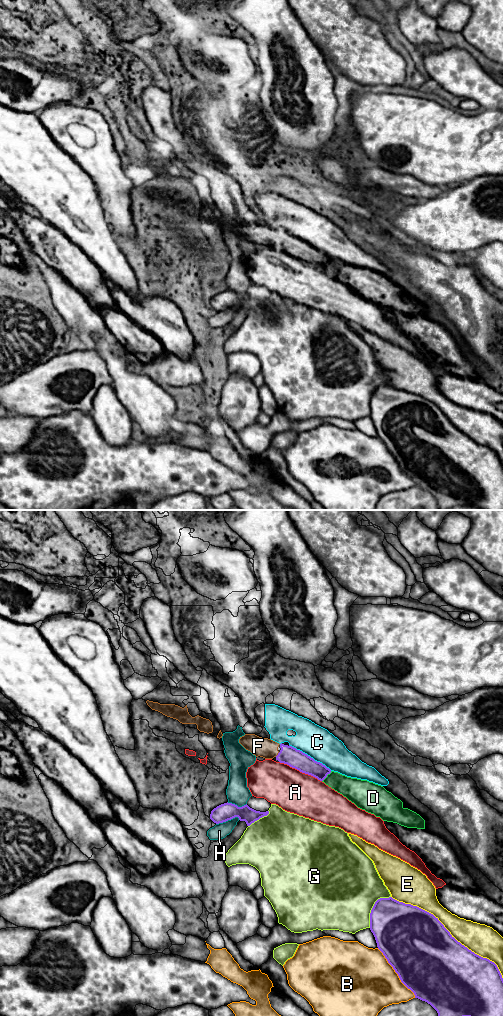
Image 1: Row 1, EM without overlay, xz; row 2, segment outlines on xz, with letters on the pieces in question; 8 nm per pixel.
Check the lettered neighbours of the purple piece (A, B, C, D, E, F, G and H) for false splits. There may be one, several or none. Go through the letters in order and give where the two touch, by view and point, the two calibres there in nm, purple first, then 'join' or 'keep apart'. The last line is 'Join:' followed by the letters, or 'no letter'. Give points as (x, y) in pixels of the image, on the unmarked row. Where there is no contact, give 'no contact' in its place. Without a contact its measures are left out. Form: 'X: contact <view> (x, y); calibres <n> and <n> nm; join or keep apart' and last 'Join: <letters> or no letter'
A: contact xz (300, 259); calibres 150 and 340 nm; keep apart
B: contact xz (396, 460); calibres 500 and 480 nm; keep apart
C: contact xz (309, 244); calibres 150 and 260 nm; keep apart
D: contact xz (326, 264); calibres 140 and 180 nm; keep apart
E: contact xz (449, 421); calibres 500 and 240 nm; keep apart
F: contact xz (278, 242); calibres 150 and 160 nm; join
G: contact xz (373, 395); calibres 400 and 480 nm; keep apart
H: contact xz (227, 308); calibres 140 and 120 nm; keep apart
Join: F

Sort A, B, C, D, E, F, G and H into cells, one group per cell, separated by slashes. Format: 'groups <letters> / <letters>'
groups A / B / C / D / E / F / G / H

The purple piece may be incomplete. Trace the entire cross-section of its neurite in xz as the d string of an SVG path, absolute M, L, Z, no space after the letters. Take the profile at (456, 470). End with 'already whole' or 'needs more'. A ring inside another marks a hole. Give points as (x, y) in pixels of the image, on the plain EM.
M392 385L380 386L375 390L370 401L370 418L375 425L378 437L383 441L388 451L398 462L401 470L414 481L415 486L430 492L437 499L440 509L470 505L479 507L482 510L503 510L503 466L497 453L489 447L475 442L458 430L433 402L417 394L399 390Z | already whole

